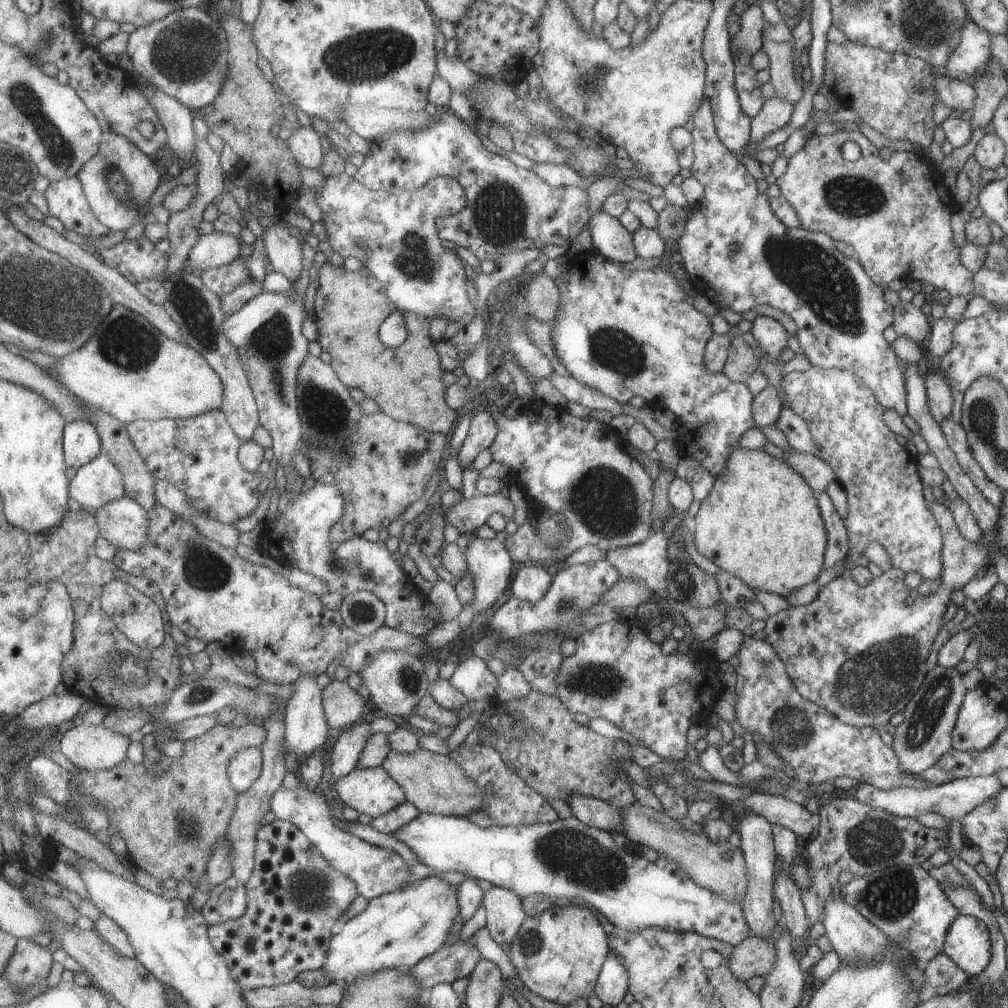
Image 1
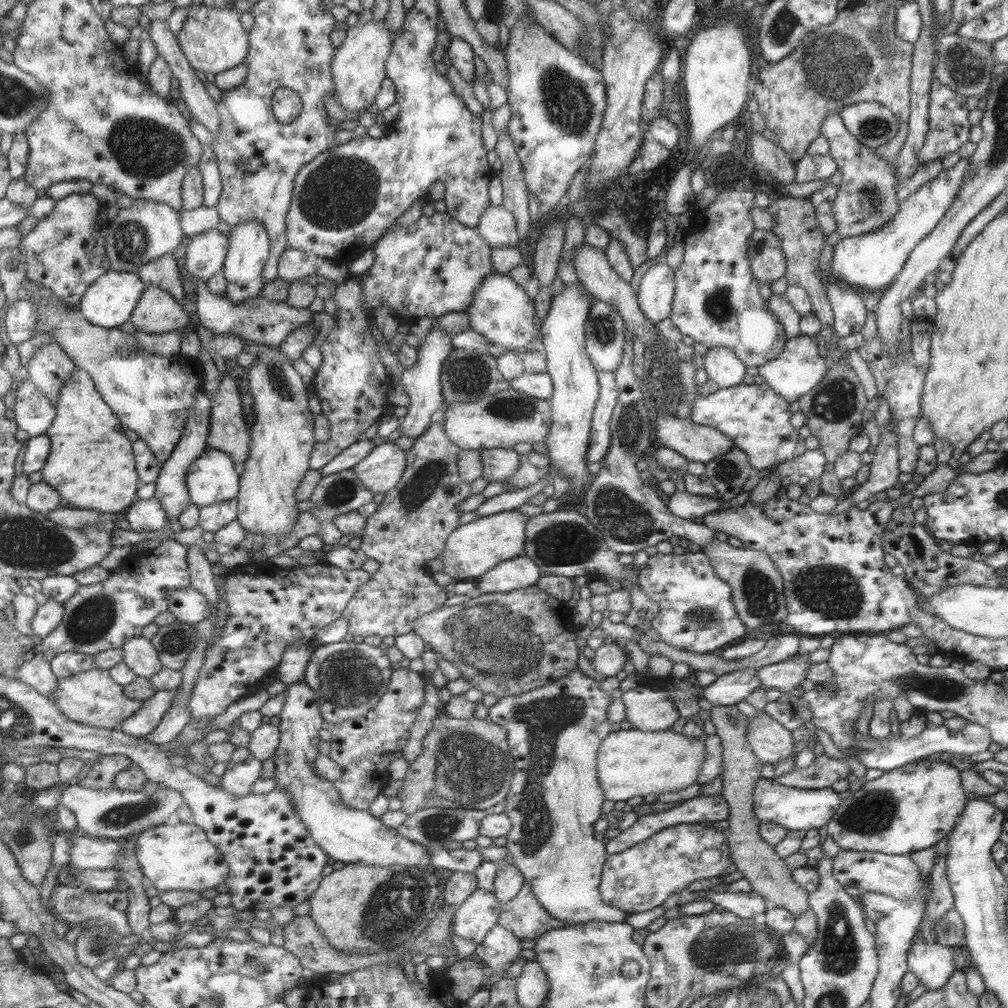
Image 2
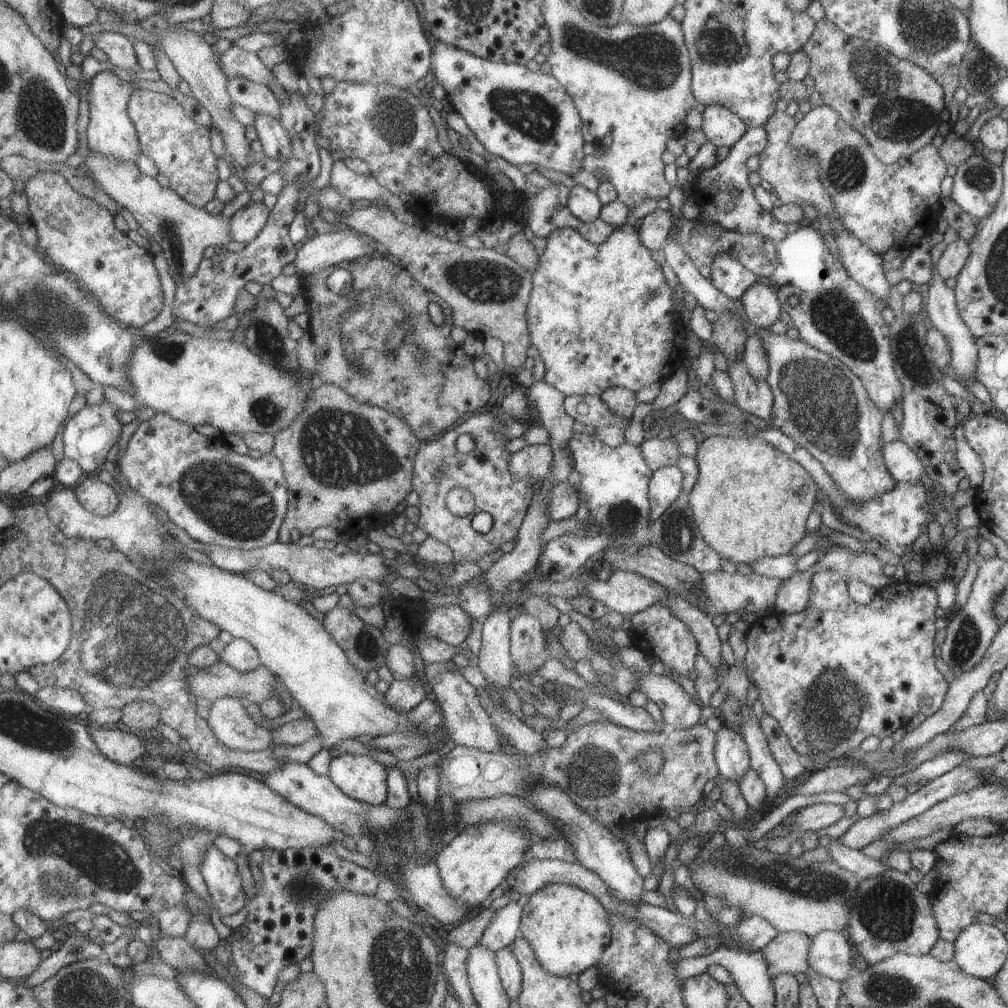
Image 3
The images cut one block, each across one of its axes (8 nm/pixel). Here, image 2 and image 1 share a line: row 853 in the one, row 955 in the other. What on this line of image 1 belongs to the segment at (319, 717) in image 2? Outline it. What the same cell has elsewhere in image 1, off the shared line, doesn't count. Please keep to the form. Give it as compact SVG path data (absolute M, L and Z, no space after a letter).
M437 875L415 879L402 889L370 900L362 913L347 921L342 931L333 935L329 954L322 970L334 979L333 982L351 984L361 976L371 976L387 968L408 969L445 946L455 918L460 915L460 908L458 886L447 883Z

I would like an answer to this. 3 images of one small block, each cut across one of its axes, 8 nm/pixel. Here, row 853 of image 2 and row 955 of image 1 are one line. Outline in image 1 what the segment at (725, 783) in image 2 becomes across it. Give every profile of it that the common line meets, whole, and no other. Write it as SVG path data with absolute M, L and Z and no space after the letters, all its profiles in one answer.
M749 935L732 947L729 970L737 980L745 981L752 976L767 976L775 964L775 946L772 943Z

